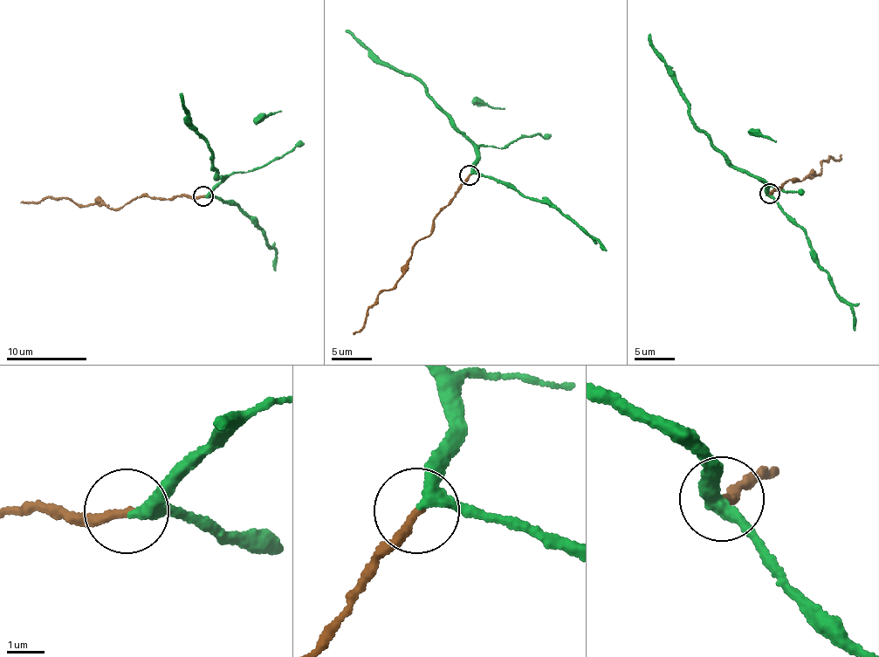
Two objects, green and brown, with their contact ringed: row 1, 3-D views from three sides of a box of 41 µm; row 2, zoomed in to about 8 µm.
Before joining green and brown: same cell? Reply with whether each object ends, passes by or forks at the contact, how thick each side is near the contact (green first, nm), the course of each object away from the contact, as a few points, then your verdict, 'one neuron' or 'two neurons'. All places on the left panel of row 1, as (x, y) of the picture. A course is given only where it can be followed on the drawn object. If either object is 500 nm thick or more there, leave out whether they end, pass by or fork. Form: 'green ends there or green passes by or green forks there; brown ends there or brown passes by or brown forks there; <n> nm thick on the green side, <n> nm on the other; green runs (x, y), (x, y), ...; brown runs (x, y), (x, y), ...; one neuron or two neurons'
green passes by; brown ends there; 300 nm thick on the green side, 240 nm on the other; green runs (203, 196), (223, 178), (214, 176), (217, 170), (211, 167), (214, 155), (208, 140), (191, 123), (180, 92); brown runs (203, 195), (150, 197), (144, 194), (116, 209), (104, 203), (83, 206), (58, 197), (30, 202), (22, 201); one neuron

